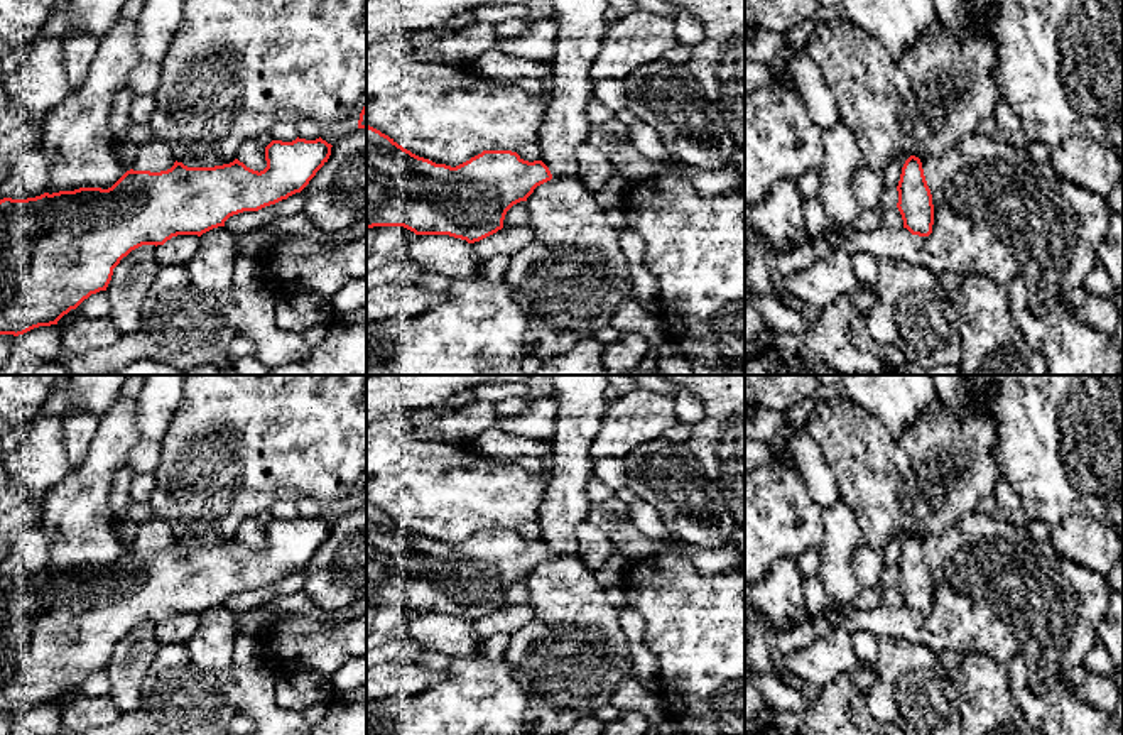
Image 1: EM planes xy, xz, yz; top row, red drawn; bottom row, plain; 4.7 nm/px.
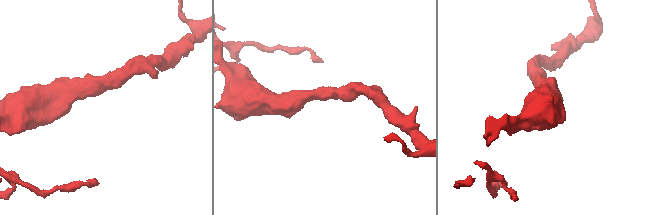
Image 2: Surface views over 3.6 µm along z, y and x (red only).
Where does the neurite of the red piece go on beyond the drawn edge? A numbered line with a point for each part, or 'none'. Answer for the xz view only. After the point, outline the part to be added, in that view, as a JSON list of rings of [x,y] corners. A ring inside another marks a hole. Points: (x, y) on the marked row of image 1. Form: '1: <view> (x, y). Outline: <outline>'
none

